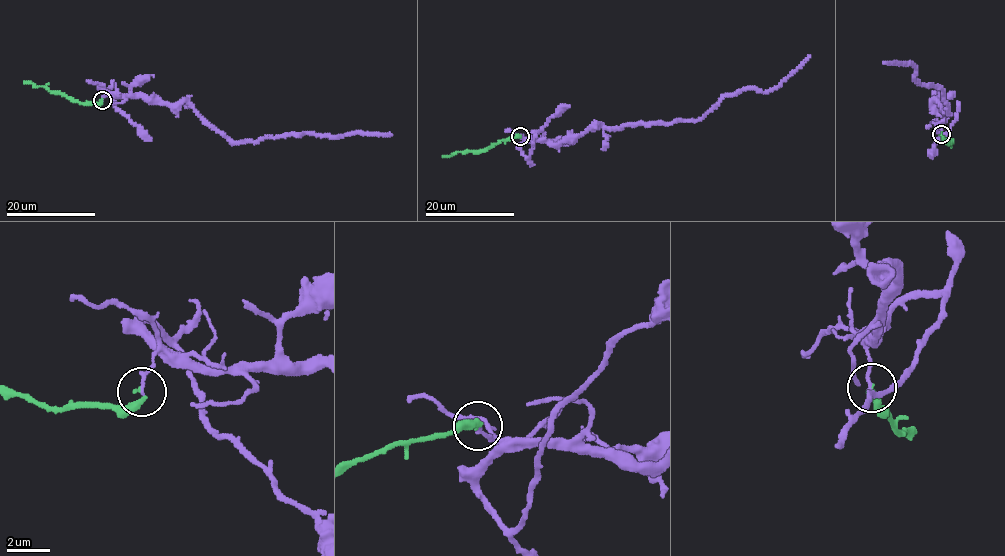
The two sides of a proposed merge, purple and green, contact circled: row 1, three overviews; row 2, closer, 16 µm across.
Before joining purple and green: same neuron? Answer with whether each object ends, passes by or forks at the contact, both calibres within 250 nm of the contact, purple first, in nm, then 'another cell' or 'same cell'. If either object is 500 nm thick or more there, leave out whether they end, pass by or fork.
purple ends | green ends | 140/280 nm | another cell

